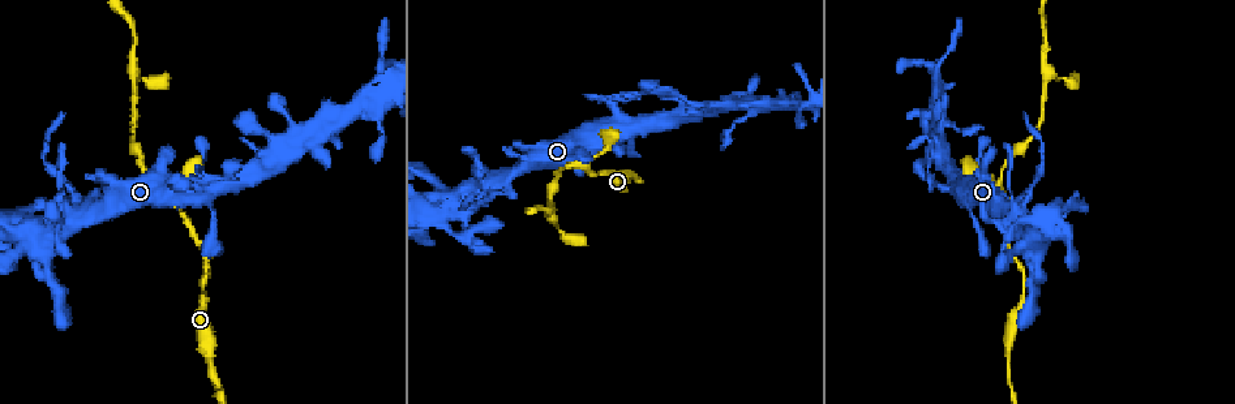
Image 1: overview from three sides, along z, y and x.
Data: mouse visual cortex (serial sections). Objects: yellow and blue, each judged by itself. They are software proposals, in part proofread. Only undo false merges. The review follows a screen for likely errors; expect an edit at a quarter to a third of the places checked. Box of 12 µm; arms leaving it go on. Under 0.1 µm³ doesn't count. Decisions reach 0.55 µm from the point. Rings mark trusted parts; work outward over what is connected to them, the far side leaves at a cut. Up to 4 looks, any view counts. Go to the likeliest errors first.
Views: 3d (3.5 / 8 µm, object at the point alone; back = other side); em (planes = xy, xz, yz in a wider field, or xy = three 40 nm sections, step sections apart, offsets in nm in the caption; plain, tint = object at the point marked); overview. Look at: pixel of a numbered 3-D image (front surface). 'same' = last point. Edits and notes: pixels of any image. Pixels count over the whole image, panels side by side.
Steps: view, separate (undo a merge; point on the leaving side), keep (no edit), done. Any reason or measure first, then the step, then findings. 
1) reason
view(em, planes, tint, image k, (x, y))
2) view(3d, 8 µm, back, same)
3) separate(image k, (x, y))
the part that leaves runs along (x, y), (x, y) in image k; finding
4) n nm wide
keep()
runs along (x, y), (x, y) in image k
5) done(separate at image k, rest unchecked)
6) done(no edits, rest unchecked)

abrupt turn
view(3d, 3.5 µm, image 1, (1030, 241))

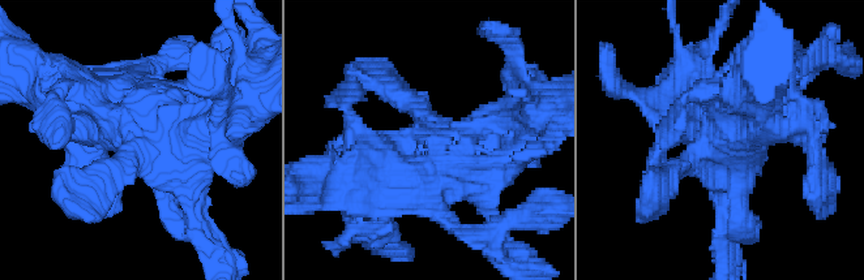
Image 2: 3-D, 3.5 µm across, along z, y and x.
shape alone is not enough
view(em, xy, step 3, tint, image 2, (146, 143))

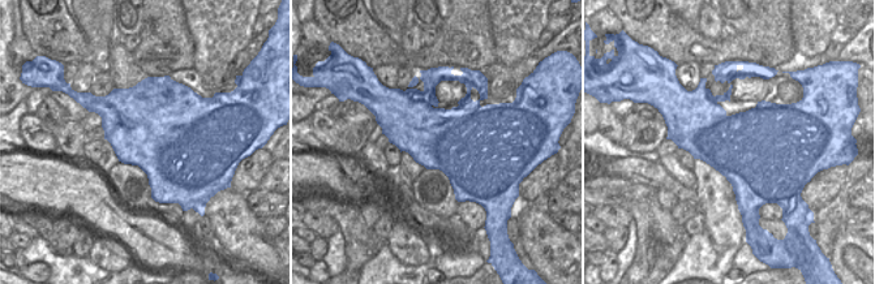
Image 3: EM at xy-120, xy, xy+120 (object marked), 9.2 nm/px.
keep()
all the same cell

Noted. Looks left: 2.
calibre changes
view(3d, 8 µm, back, image 1, (207, 360))

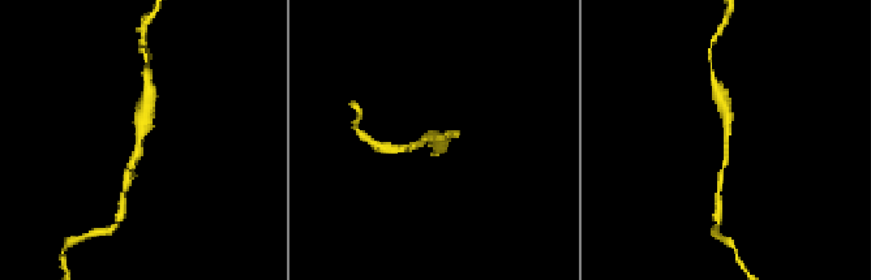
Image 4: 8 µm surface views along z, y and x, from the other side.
arms of 150, 300 nm; shape alone is not enough
view(em, planes, tint, image 4, (141, 137))

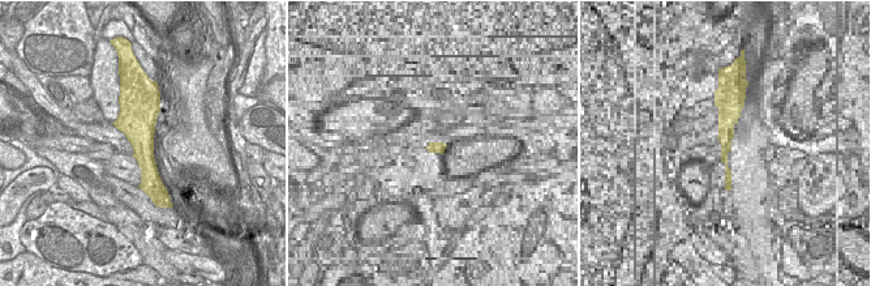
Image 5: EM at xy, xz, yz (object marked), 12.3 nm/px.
400 nm wide
keep()
runs along (149, 95), (141, 140), (131, 171) in image 4; continuous, no second cell

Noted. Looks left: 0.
done(no edits, rest unchecked)

